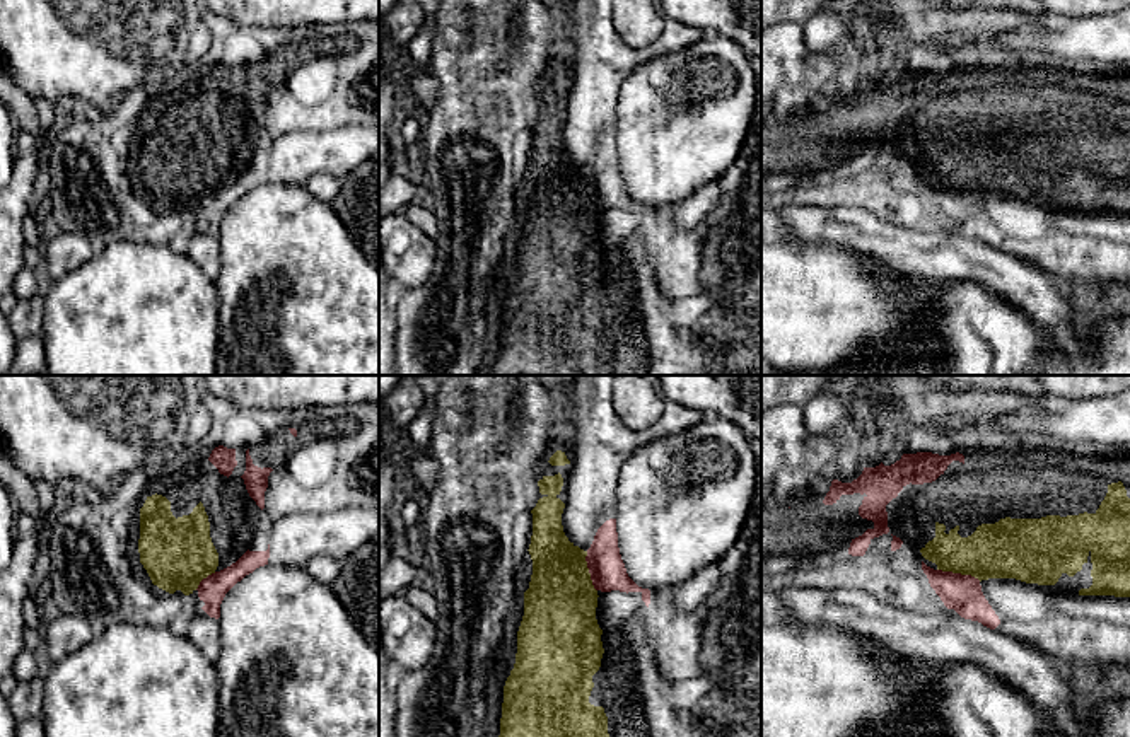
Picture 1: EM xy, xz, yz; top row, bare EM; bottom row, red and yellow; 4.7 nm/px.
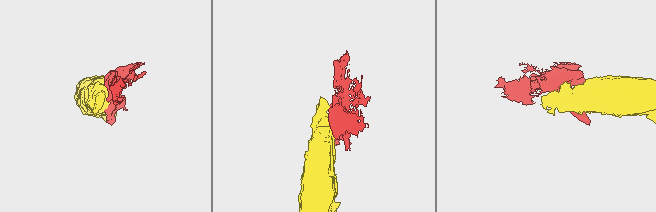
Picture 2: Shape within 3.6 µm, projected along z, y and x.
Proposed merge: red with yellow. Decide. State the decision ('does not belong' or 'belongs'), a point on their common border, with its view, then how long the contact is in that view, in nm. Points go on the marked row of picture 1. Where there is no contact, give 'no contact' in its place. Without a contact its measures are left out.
belongs | yz (960, 574) | 220 nm

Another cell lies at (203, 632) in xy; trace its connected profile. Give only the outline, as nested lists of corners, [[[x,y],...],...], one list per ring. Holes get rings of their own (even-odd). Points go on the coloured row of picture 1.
[[[193,609],[186,636],[208,660],[220,657],[220,619],[210,618],[203,609]]]

